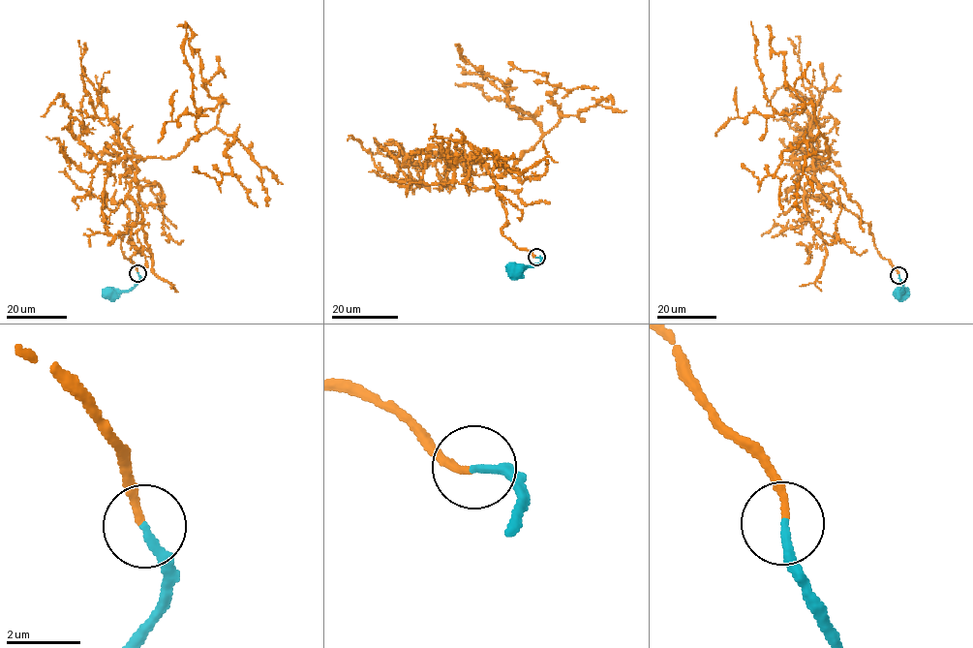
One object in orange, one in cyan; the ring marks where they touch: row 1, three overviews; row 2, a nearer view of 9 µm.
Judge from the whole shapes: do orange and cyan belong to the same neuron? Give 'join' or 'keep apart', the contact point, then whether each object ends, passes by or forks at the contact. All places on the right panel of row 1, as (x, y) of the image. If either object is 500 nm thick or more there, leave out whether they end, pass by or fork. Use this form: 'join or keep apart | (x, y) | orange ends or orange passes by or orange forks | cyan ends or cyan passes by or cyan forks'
join | (898, 275) | orange ends | cyan ends

